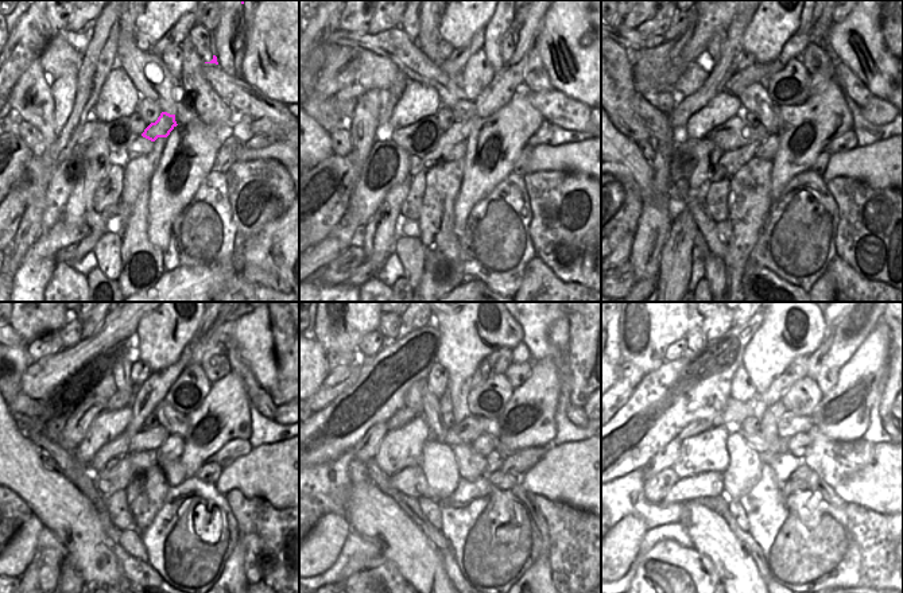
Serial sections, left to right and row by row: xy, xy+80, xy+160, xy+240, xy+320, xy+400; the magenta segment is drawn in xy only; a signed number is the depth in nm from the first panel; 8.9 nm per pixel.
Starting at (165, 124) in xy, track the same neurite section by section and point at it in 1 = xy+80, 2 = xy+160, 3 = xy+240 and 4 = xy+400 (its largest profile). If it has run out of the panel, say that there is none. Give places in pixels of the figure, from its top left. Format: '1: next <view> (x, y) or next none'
1: next xy+80 (511, 77)
2: next xy+160 (732, 161)
3: next xy+240 (116, 475)
4: next xy+400 (709, 484)

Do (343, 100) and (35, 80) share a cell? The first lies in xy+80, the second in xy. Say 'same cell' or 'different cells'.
same cell

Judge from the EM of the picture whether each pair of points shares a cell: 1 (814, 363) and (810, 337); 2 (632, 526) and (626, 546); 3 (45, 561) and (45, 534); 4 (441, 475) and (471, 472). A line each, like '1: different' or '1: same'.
1: different
2: same
3: same
4: different

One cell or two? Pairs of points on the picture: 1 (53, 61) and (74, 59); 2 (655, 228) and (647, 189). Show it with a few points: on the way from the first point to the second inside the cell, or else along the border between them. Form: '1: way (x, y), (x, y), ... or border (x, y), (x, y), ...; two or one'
1: way (58, 59), (69, 59); one
2: border (643, 197), (661, 198), (671, 217); two

